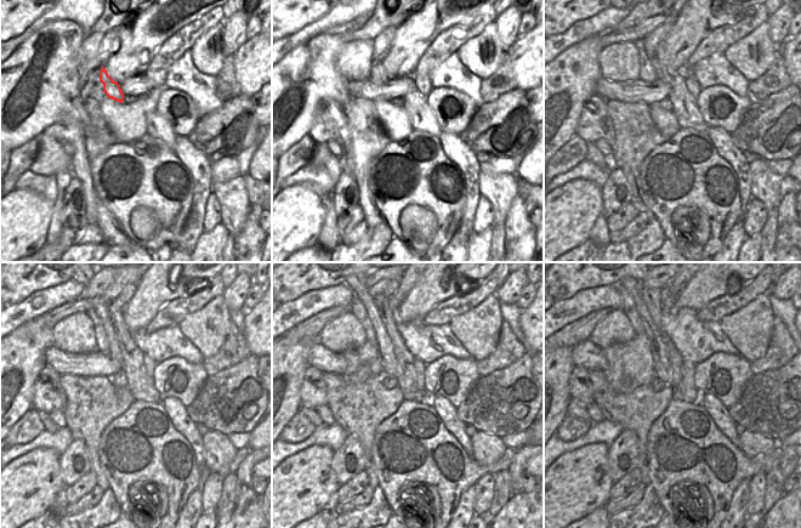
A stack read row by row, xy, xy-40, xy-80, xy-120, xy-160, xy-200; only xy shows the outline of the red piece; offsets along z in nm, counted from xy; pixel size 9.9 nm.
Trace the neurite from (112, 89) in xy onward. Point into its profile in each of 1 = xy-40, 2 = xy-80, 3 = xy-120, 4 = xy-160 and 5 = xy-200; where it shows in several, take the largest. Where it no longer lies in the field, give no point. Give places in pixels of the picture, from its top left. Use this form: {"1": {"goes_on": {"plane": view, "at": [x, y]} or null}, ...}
{"1": {"goes_on": {"plane": "xy-40", "at": [378, 75]}}, "2": {"goes_on": {"plane": "xy-80", "at": [647, 72]}}, "3": {"goes_on": {"plane": "xy-120", "at": [102, 346]}}, "4": {"goes_on": {"plane": "xy-160", "at": [357, 308]}}, "5": {"goes_on": {"plane": "xy-200", "at": [629, 308]}}}

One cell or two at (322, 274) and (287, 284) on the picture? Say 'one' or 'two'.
one

